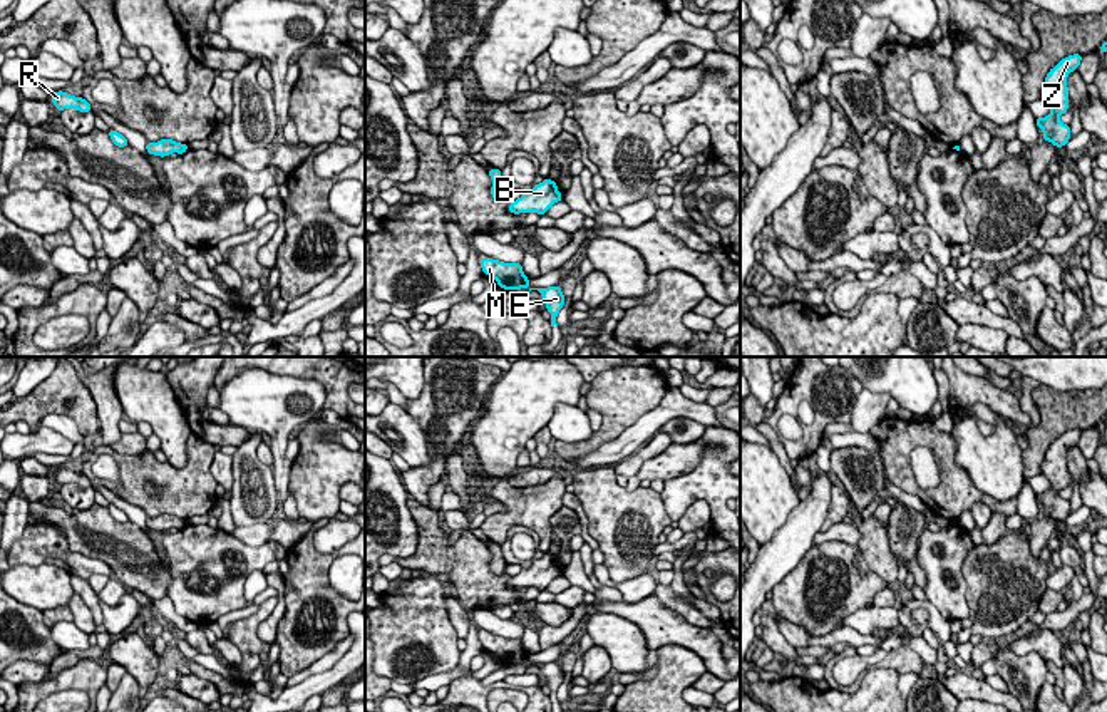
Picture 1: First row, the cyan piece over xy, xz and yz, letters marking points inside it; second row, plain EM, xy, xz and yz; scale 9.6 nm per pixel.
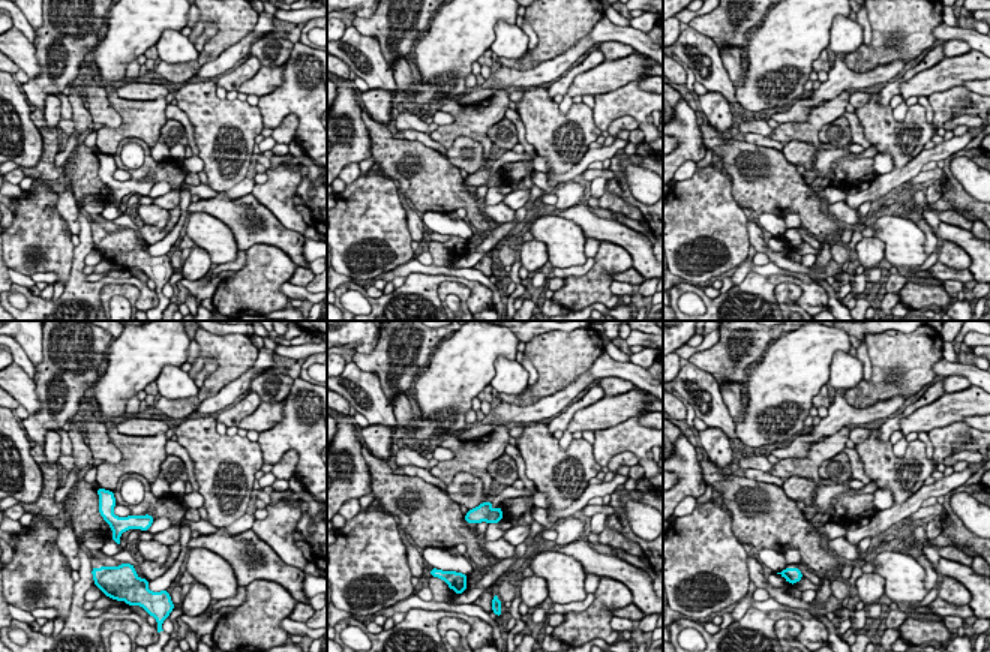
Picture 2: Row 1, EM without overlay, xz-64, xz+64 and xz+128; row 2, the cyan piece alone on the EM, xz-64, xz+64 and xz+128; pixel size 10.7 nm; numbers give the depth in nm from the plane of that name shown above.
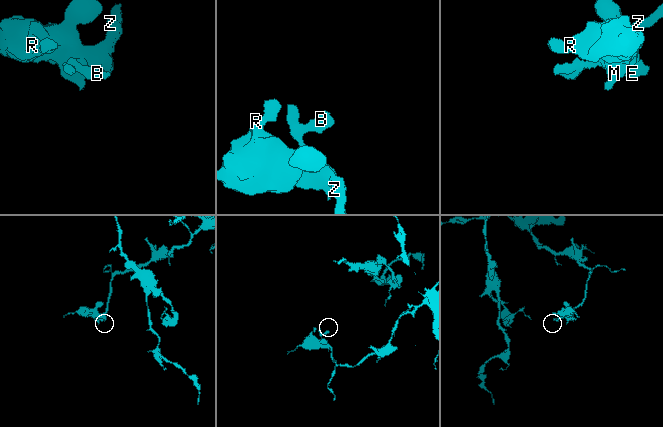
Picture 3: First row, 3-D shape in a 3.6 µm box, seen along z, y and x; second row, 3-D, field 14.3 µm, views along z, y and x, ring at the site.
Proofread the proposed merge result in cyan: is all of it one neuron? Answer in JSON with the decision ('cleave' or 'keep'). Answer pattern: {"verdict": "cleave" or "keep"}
{"verdict": "keep"}

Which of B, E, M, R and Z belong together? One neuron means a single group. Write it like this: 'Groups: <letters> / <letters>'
Groups: B E M R Z

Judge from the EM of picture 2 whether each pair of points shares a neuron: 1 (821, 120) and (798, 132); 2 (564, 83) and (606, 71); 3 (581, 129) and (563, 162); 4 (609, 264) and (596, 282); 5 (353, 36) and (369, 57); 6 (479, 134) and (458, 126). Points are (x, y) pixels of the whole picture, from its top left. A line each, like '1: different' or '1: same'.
1: same
2: different
3: same
4: same
5: same
6: same

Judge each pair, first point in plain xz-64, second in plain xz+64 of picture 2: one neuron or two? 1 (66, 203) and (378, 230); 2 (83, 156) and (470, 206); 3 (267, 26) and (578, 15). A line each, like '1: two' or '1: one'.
1: two
2: one
3: two

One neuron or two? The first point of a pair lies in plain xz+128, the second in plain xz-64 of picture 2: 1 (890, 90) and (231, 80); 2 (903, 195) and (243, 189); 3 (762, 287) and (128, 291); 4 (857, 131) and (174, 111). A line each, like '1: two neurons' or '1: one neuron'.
1: one neuron
2: one neuron
3: two neurons
4: one neuron

